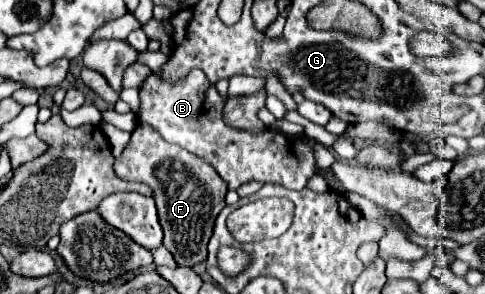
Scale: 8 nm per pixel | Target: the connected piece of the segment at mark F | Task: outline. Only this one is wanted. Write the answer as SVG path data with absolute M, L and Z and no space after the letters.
M140 122L136 126L136 130L132 132L132 138L130 138L126 150L122 152L120 158L116 158L114 170L120 178L146 182L154 190L154 200L158 206L160 224L164 228L164 242L168 246L168 250L174 256L178 256L180 264L206 260L206 246L212 236L214 220L220 214L220 210L226 206L222 202L228 192L228 184L224 184L224 180L220 180L220 176L216 176L216 170L212 168L212 164L208 164L206 160L198 160L198 156L192 156L190 152L178 152L176 144L168 144L166 140L160 140L160 134L150 124Z

